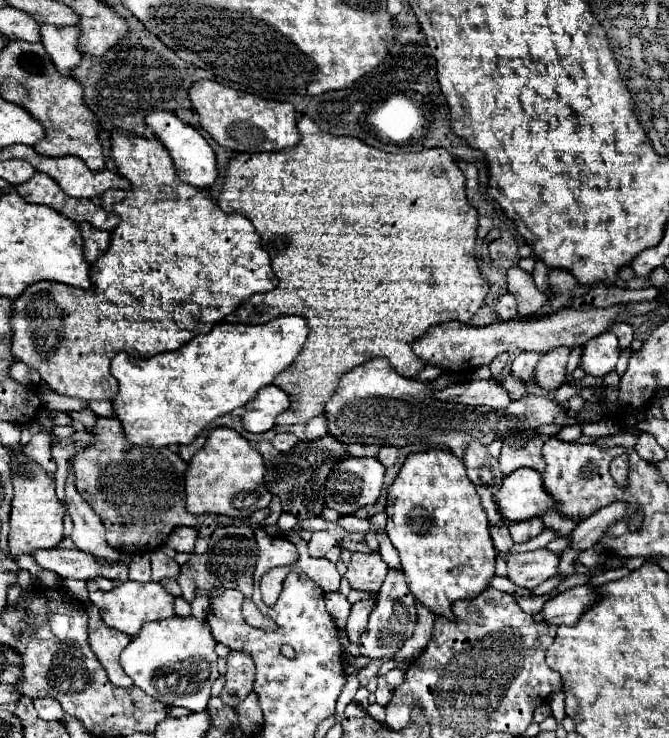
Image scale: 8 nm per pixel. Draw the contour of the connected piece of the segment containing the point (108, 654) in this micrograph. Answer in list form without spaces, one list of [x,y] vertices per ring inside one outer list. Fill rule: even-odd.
[[[87,603],[85,609],[89,613],[89,645],[93,653],[101,661],[111,683],[119,687],[131,687],[131,677],[127,677],[125,671],[119,667],[119,655],[129,645],[131,637],[107,627],[99,615],[99,609],[93,603]]]

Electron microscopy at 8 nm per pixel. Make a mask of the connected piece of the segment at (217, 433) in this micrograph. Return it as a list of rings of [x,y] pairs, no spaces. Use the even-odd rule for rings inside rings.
[[[213,429],[185,473],[185,507],[193,515],[229,515],[247,517],[257,509],[265,509],[271,503],[271,493],[263,485],[265,463],[261,455],[233,429]]]

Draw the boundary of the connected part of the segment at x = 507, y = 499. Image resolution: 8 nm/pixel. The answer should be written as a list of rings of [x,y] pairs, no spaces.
[[[517,469],[501,479],[501,487],[493,497],[497,511],[507,521],[531,519],[545,515],[547,509],[557,509],[557,503],[543,491],[539,471]]]

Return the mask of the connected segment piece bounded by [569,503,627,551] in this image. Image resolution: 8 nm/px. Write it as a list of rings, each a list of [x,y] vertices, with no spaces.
[[[611,503],[603,509],[599,509],[589,519],[581,521],[569,535],[571,549],[575,549],[575,551],[591,549],[595,545],[595,541],[607,531],[607,527],[611,527],[617,519],[621,519],[625,515],[625,511],[627,511],[625,503]]]

